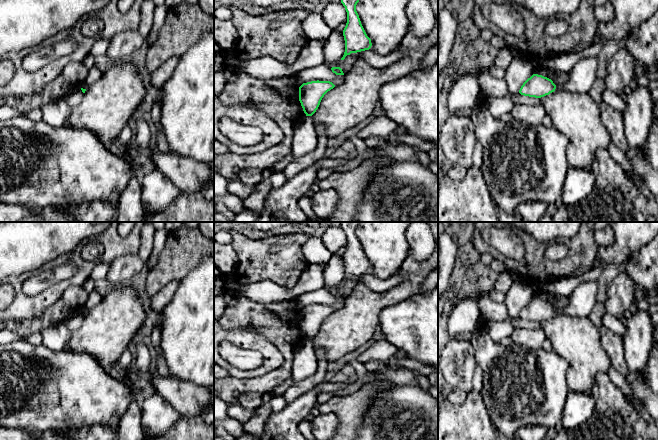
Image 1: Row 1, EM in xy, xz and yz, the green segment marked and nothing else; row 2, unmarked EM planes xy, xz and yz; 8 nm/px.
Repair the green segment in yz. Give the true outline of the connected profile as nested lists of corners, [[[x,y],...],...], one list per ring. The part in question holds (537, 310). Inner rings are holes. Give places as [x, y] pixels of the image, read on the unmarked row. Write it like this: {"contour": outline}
{"contour": [[[533,298],[521,310],[519,317],[524,320],[541,322],[554,316],[556,309],[542,299]]]}

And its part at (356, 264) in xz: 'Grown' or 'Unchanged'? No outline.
Unchanged

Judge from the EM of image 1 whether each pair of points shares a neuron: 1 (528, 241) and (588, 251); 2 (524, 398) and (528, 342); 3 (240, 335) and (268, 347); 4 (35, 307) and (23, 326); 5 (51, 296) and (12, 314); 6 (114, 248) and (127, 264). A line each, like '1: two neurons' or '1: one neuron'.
1: one neuron
2: two neurons
3: one neuron
4: two neurons
5: one neuron
6: two neurons

